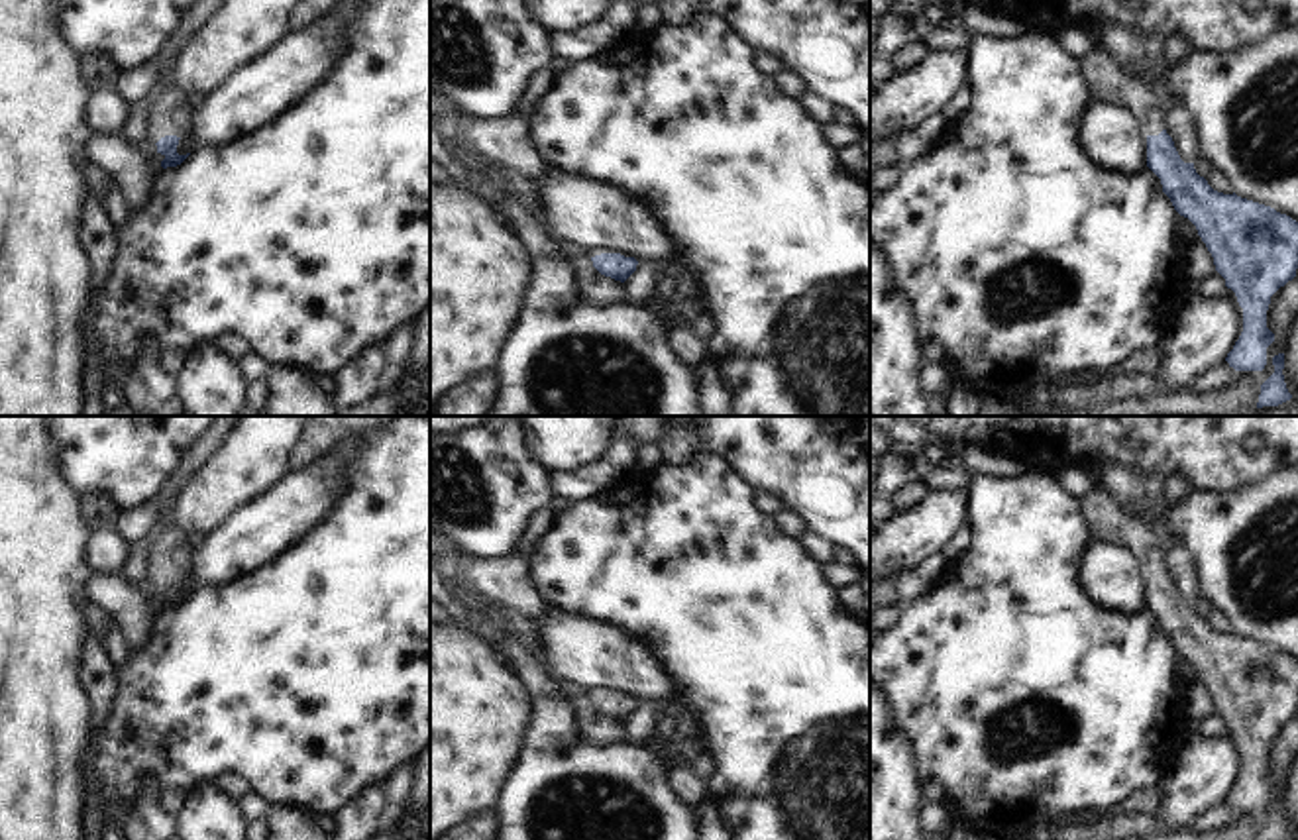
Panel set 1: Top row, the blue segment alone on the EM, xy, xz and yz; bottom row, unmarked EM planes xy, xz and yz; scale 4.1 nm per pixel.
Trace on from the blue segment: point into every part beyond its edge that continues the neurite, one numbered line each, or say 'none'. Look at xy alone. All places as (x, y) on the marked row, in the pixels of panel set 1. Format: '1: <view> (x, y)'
1: xy (169, 110)

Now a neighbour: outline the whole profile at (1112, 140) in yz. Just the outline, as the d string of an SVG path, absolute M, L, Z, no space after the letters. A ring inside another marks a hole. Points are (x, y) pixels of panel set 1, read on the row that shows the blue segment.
M1092 100L1078 141L1088 159L1104 171L1131 177L1147 167L1147 133L1123 106Z

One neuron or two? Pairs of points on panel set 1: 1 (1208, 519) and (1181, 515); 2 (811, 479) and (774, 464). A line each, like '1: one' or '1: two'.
1: one
2: one

